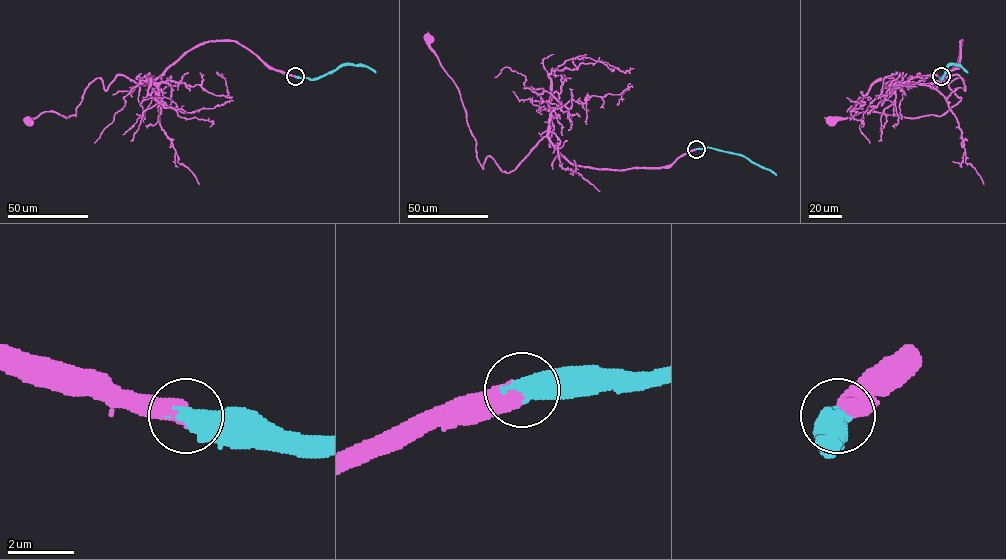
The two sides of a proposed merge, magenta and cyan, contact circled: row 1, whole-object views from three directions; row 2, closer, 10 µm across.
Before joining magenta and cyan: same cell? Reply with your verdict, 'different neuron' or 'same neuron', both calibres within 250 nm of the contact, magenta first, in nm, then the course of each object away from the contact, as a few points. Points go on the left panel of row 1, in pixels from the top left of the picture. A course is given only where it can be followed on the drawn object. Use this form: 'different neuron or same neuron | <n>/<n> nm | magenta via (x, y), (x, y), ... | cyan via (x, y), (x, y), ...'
same neuron | 550/650 nm | magenta via (295, 76), (234, 41), (209, 40), (146, 85), (118, 75), (106, 90), (96, 78), (76, 115), (27, 120) | cyan via (295, 76), (314, 79), (352, 64), (363, 65), (376, 72)

